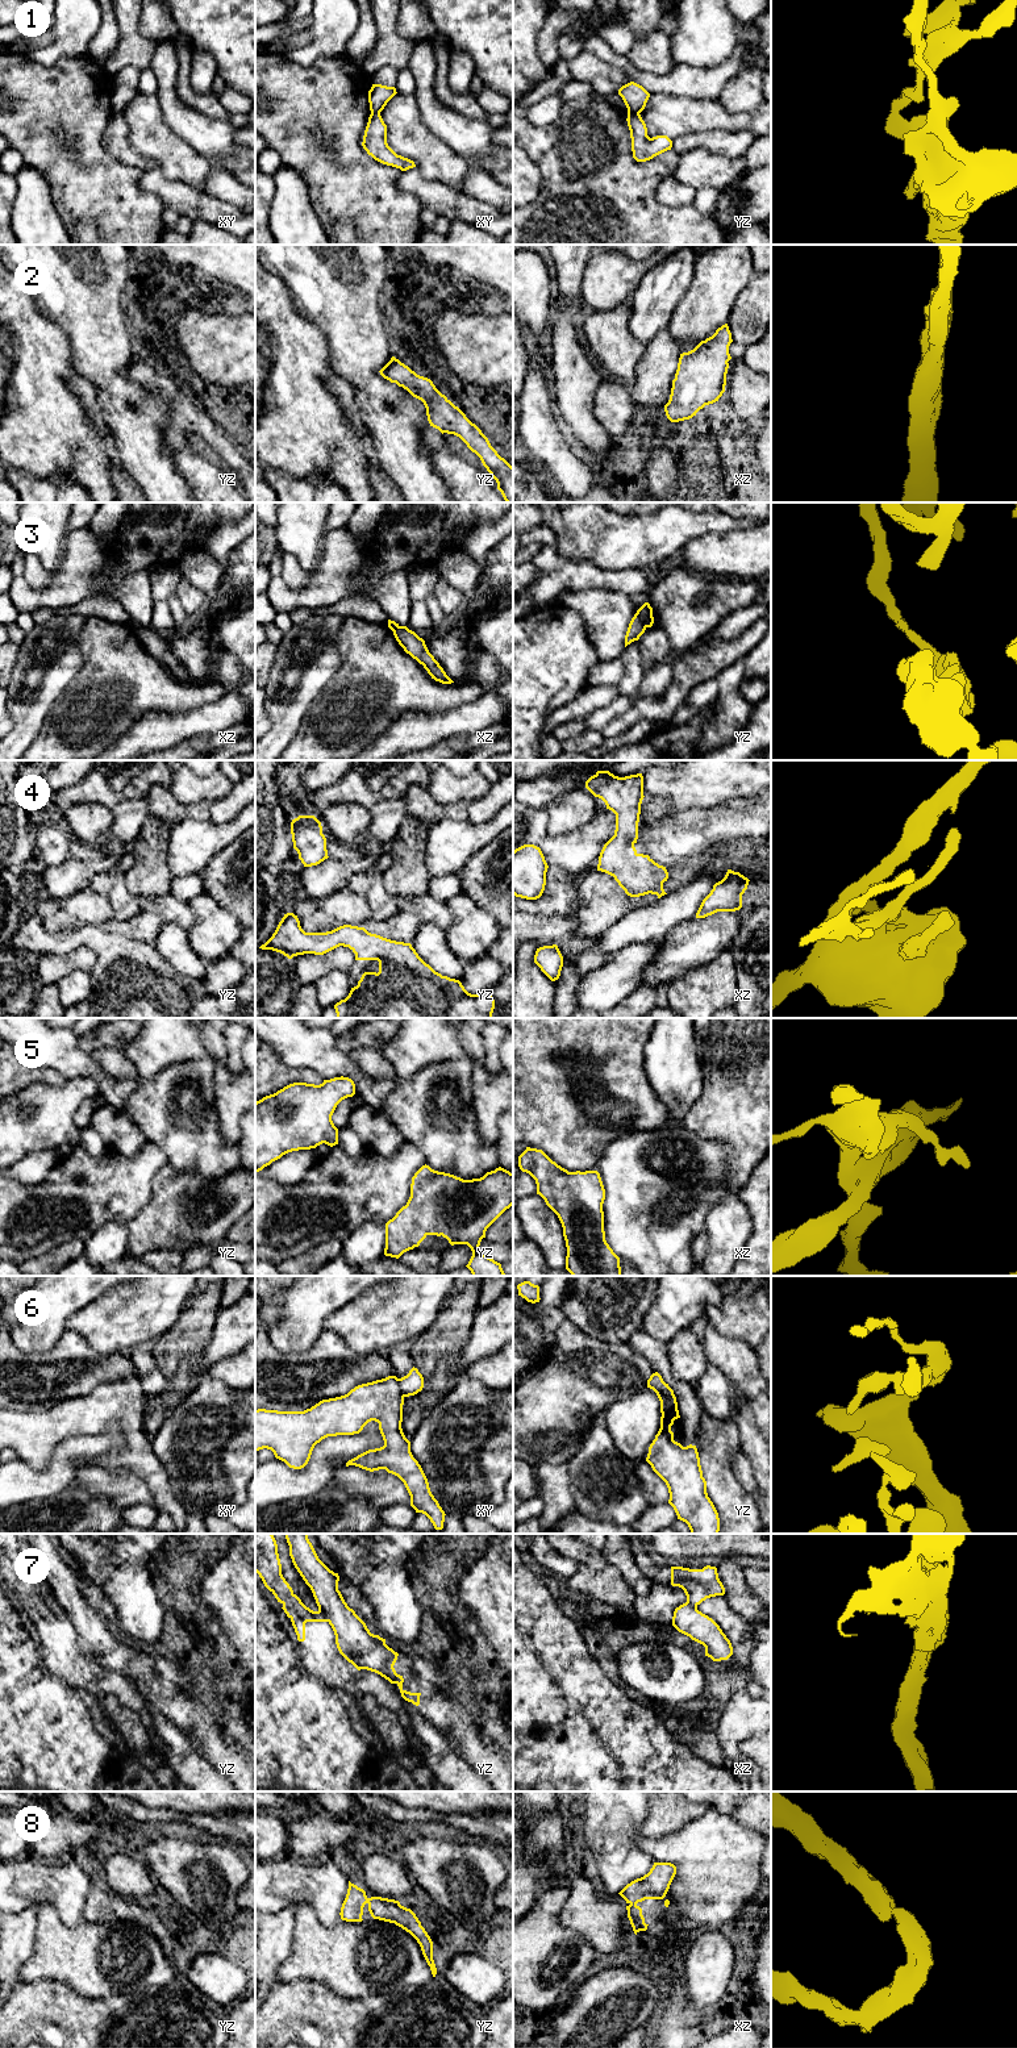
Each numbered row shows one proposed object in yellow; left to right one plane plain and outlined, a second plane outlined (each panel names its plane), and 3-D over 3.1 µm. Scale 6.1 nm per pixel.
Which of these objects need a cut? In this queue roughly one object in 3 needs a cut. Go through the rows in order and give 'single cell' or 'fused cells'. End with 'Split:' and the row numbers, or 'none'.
1: fused cells
2: single cell
3: fused cells
4: single cell
5: single cell
6: fused cells
7: fused cells
8: single cell
Split: 1, 3, 6, 7

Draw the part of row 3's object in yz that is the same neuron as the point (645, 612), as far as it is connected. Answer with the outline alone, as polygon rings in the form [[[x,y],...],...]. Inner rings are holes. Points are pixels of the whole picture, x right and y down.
[[[645,602],[638,610],[637,614],[641,617],[646,627],[651,627],[654,623],[653,608],[649,602]]]

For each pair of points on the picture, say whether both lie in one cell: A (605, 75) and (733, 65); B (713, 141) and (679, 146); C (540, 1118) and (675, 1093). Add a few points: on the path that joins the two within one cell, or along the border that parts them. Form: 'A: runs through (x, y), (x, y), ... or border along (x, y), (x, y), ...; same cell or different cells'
A: border along (599, 57), (619, 67), (632, 80); different cells
B: runs through (705, 141), (687, 144); same cell
C: border along (644, 1068), (651, 1089), (667, 1112); different cells

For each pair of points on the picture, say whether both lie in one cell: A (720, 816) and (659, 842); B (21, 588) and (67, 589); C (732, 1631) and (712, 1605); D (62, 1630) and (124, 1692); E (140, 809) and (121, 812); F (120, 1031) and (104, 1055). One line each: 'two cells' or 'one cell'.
A: one cell
B: one cell
C: one cell
D: one cell
E: one cell
F: two cells

